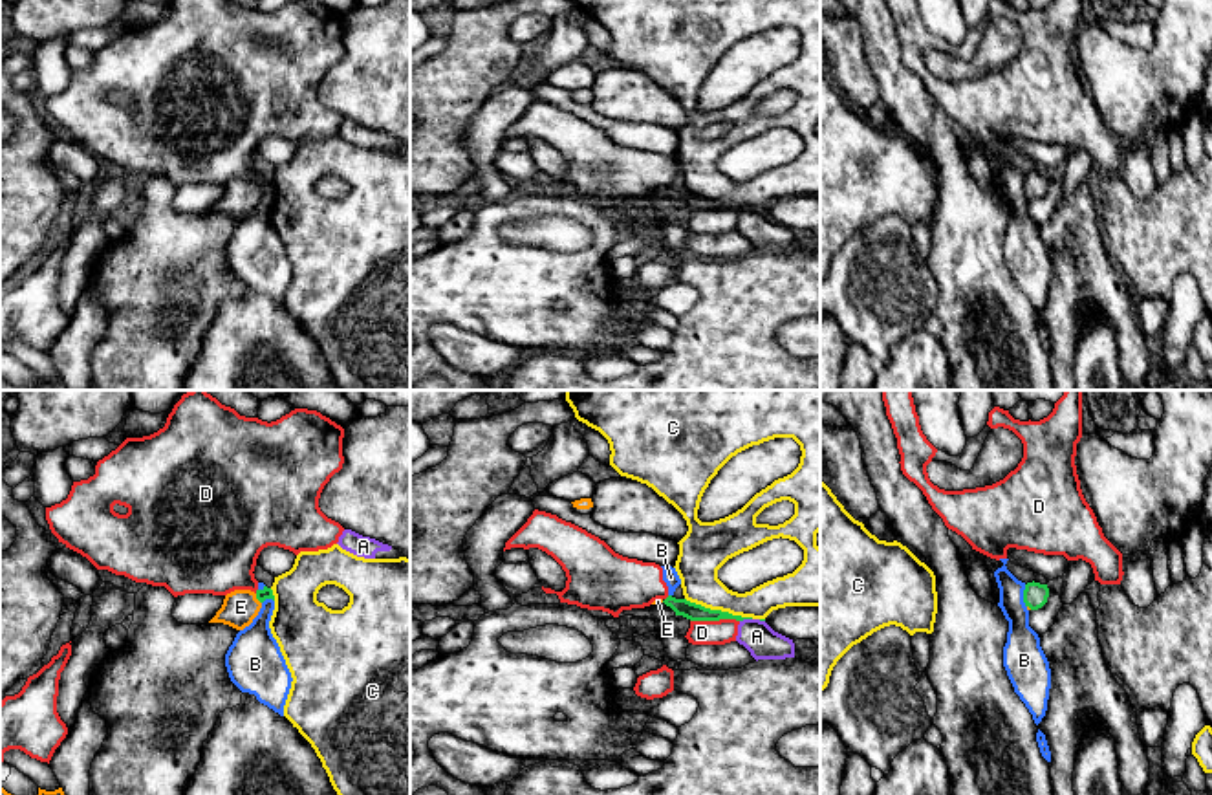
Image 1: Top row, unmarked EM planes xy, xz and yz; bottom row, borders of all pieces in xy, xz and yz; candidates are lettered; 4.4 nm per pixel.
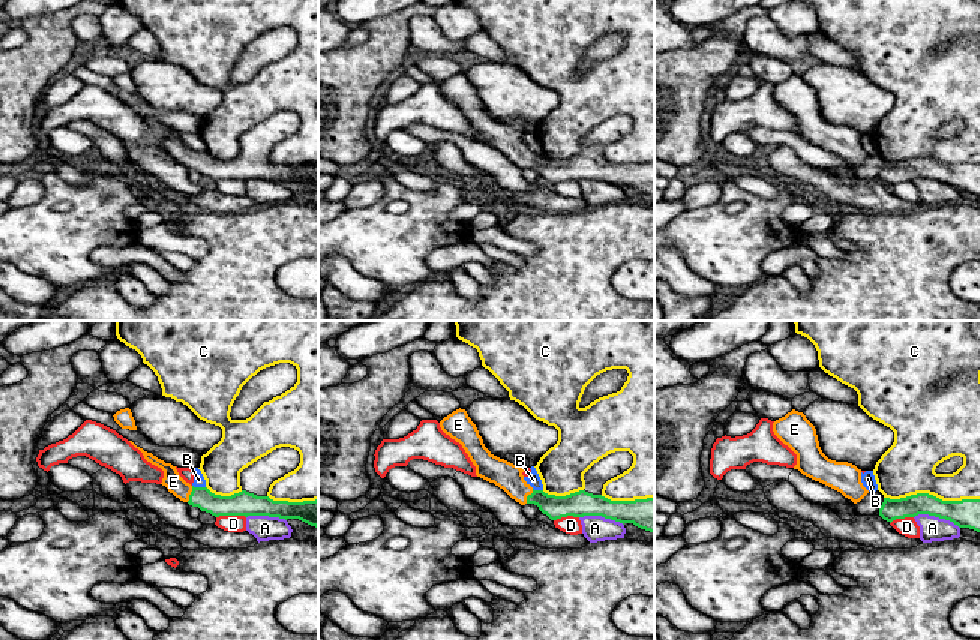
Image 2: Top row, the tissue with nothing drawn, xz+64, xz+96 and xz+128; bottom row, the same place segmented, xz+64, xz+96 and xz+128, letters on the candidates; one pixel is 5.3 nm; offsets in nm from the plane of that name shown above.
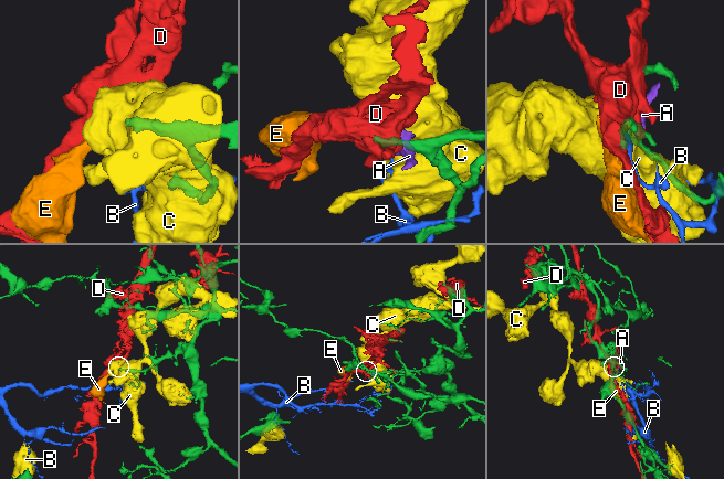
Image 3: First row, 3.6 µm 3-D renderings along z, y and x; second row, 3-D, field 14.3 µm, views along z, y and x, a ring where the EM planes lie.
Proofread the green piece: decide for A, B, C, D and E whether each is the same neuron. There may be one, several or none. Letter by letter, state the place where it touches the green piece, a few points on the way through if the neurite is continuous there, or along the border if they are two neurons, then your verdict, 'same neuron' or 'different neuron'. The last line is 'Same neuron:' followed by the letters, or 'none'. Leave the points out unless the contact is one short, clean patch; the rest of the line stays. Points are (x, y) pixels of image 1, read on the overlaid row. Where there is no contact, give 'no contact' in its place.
A: contact xz (746, 618); border xz (751, 618), (740, 621); different neuron
B: contact yz (1024, 596); different neuron
C: contact xz (720, 610); different neuron
D: contact xz (714, 620); different neuron
E: contact xy (257, 598); way xy (264, 594), (257, 598), (240, 607); same neuron
Same neuron: E

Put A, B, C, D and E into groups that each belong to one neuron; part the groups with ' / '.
A / B / C / D / E

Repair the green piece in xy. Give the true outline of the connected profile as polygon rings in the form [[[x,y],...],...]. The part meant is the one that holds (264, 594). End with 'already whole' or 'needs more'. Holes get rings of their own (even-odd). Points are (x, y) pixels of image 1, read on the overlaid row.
[[[264,586],[262,590],[234,590],[225,595],[222,608],[209,623],[223,623],[236,630],[243,630],[258,615],[262,603],[273,599],[273,590]]]; needs more

